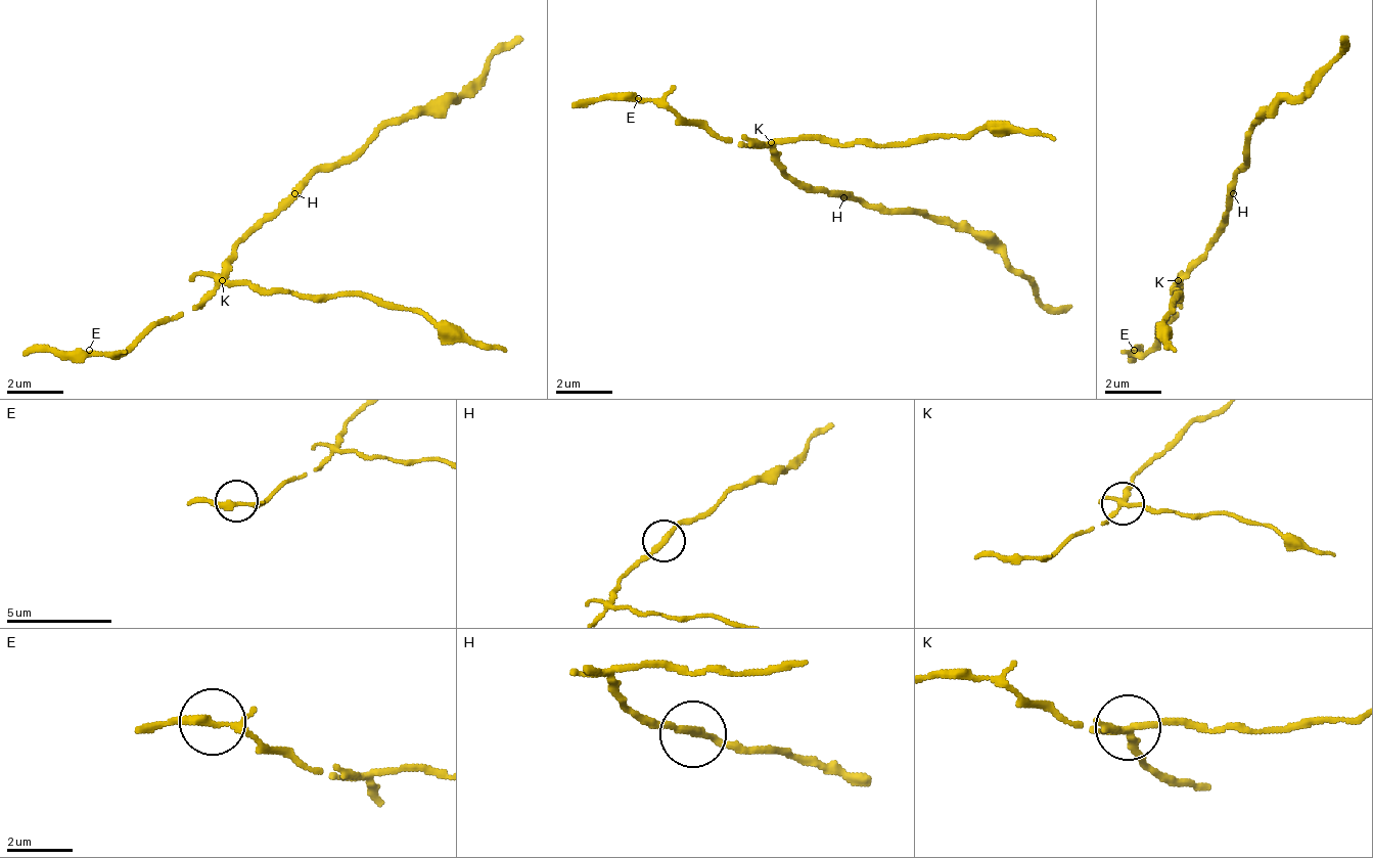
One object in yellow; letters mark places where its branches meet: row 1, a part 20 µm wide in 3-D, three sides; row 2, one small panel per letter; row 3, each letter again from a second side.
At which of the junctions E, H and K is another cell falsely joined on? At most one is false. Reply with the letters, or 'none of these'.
K

